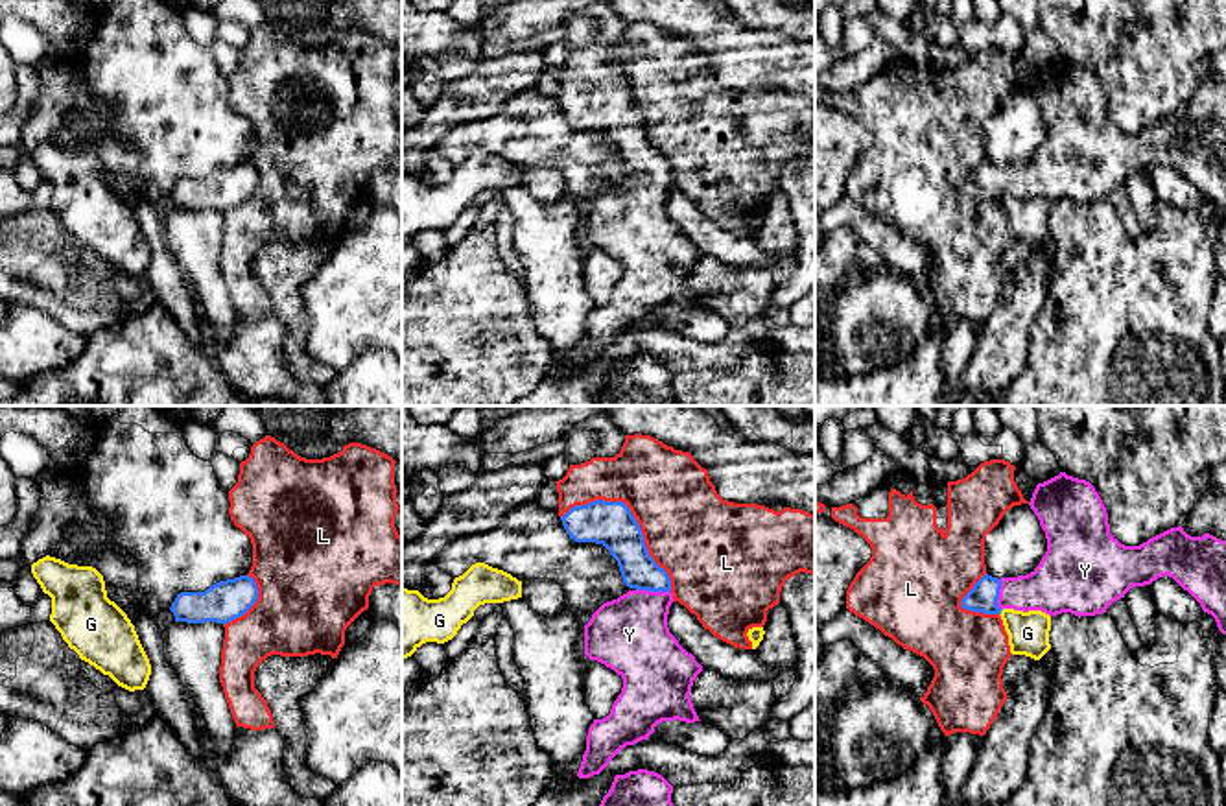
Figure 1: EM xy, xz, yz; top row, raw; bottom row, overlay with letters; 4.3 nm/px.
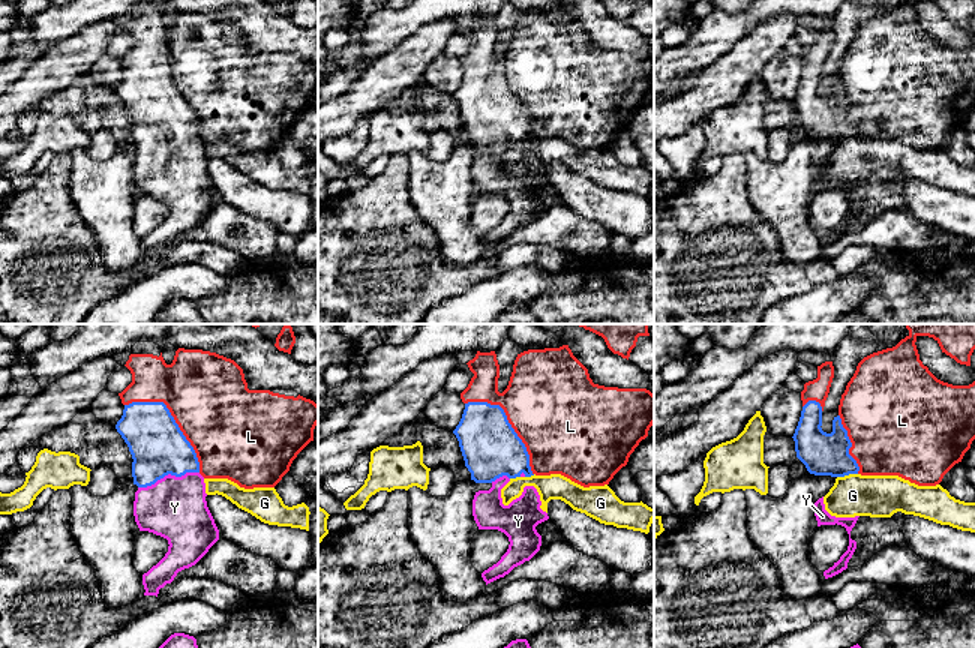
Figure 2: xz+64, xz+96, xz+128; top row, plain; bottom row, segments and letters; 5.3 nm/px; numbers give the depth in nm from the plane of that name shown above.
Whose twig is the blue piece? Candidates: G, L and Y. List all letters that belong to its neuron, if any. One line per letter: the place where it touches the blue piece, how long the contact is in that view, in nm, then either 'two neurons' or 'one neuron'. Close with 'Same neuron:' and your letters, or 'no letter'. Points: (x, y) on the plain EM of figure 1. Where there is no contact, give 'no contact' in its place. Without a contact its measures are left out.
G: yz (1000, 200) | 40 nm | two neurons
L: xz (633, 104) | 600 nm | two neurons
Y: xz (653, 177) | 150 nm | one neuron
Same neuron: Y

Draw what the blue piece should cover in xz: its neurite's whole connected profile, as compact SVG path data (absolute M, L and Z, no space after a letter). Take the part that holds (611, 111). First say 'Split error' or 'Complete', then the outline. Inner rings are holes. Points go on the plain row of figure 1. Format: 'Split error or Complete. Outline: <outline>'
Split error. Outline: M595 87L560 107L575 129L603 131L631 175L603 190L584 212L584 242L623 266L610 301L588 315L577 363L590 365L627 332L649 326L658 310L701 308L690 280L702 253L669 219L671 166L649 142L627 90Z

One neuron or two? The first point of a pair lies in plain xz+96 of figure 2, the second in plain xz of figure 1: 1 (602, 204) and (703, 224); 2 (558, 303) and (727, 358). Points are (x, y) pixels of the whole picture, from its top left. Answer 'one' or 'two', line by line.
1: one
2: two

